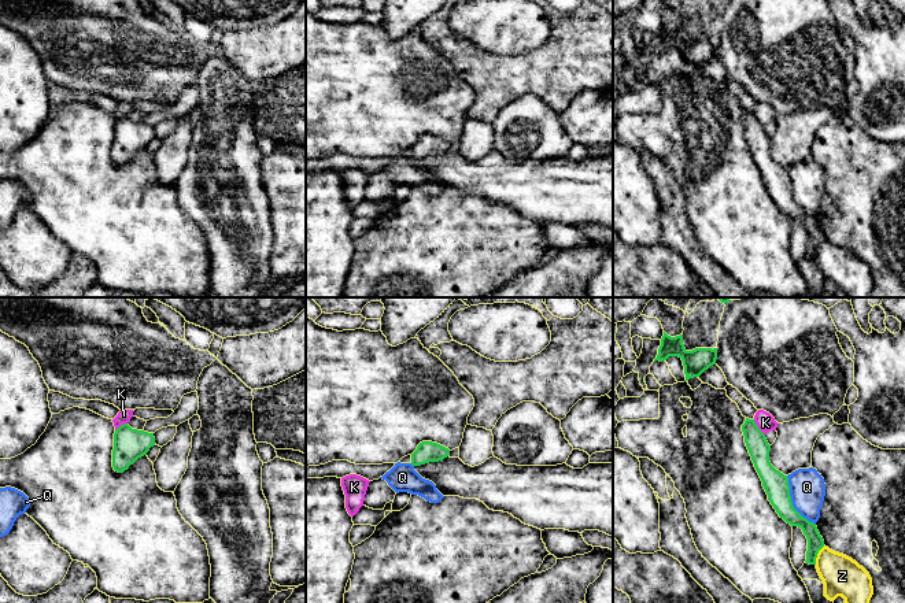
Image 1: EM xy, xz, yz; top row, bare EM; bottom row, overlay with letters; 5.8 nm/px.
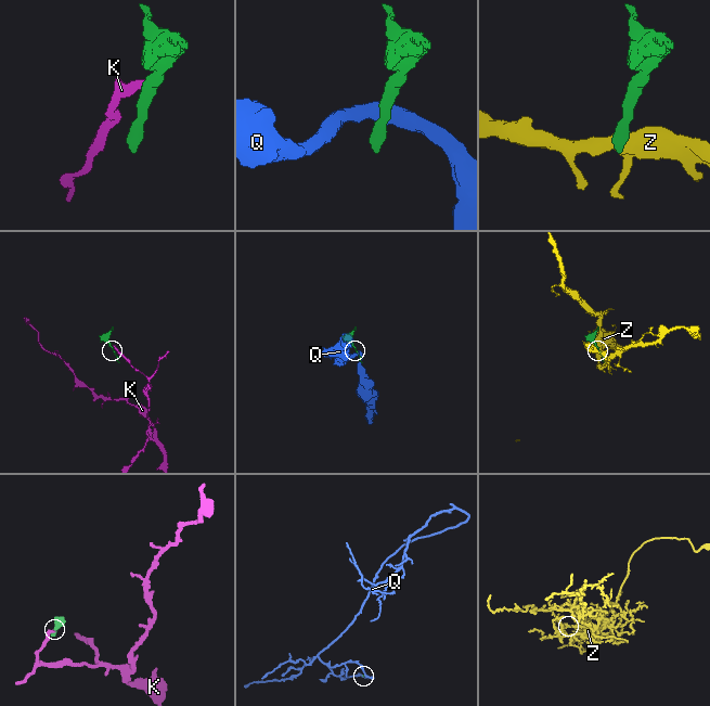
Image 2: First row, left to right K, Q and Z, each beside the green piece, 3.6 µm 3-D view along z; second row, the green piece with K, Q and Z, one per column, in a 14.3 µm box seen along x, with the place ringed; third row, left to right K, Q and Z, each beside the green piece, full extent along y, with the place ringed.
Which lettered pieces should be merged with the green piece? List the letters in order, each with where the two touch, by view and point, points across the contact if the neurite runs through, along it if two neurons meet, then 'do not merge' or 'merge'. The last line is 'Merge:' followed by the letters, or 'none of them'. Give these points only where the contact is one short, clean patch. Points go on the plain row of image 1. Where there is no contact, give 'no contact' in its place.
K: meets green in yz at (757, 121); border along yz (753, 113), (764, 128); do not merge
Q: meets green in yz at (791, 195); border along yz (786, 169), (791, 198), (815, 217); do not merge
Z: meets green in yz at (816, 248); border along yz (824, 239), (819, 244), (815, 256); do not merge
Merge: none of them

